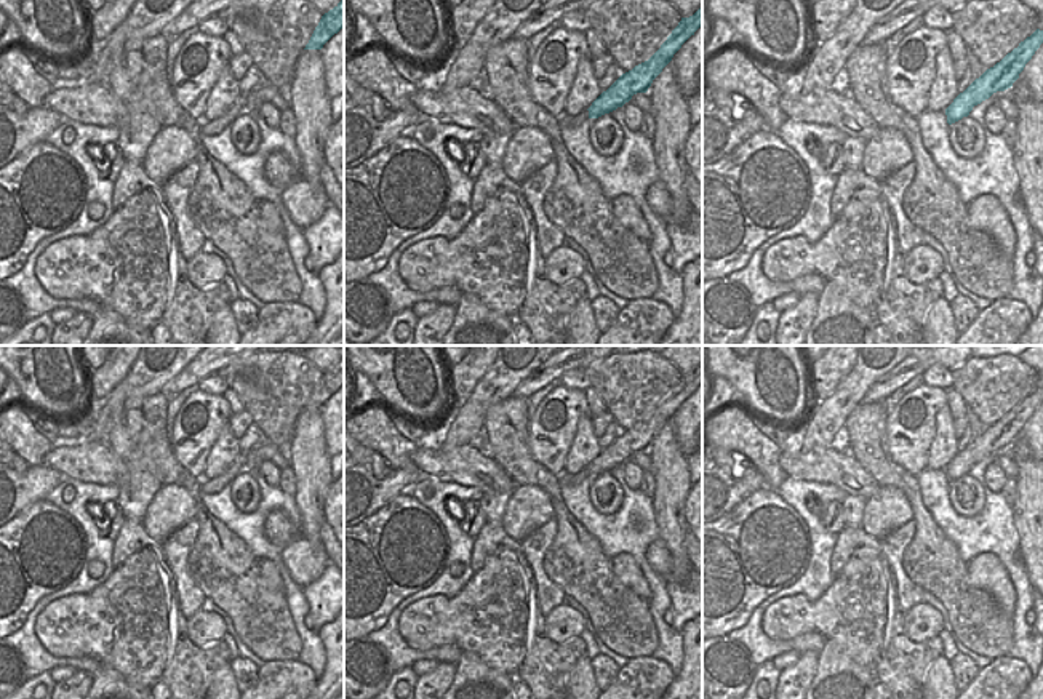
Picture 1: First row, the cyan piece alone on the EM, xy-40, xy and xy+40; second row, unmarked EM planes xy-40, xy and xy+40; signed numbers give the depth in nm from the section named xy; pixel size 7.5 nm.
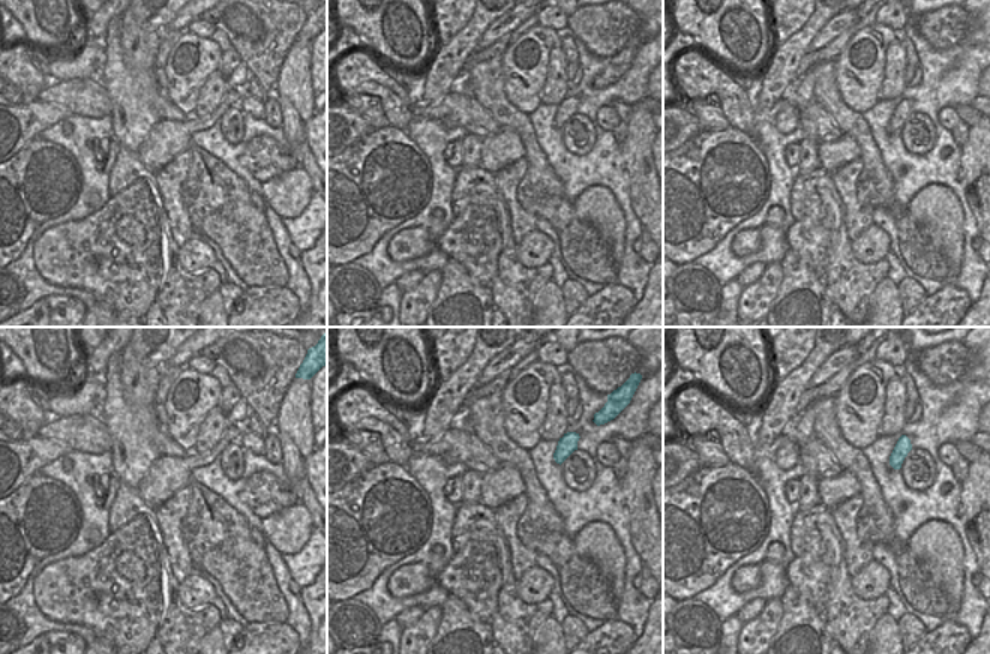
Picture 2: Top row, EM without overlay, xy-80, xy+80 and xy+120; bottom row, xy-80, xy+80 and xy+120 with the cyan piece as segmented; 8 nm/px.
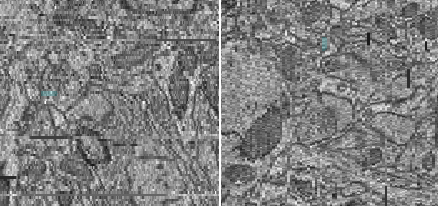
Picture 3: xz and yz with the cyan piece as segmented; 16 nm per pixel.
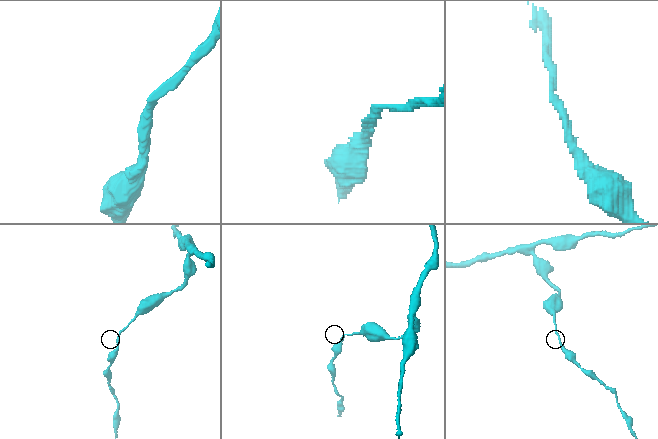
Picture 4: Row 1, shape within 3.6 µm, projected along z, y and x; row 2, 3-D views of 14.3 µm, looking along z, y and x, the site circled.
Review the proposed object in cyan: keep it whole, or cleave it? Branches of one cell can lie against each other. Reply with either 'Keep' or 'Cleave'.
Keep

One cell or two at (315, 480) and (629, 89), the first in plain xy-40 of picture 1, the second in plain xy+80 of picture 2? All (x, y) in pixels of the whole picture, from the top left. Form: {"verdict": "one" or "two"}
{"verdict": "two"}

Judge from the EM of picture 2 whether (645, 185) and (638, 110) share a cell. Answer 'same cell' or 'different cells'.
same cell

